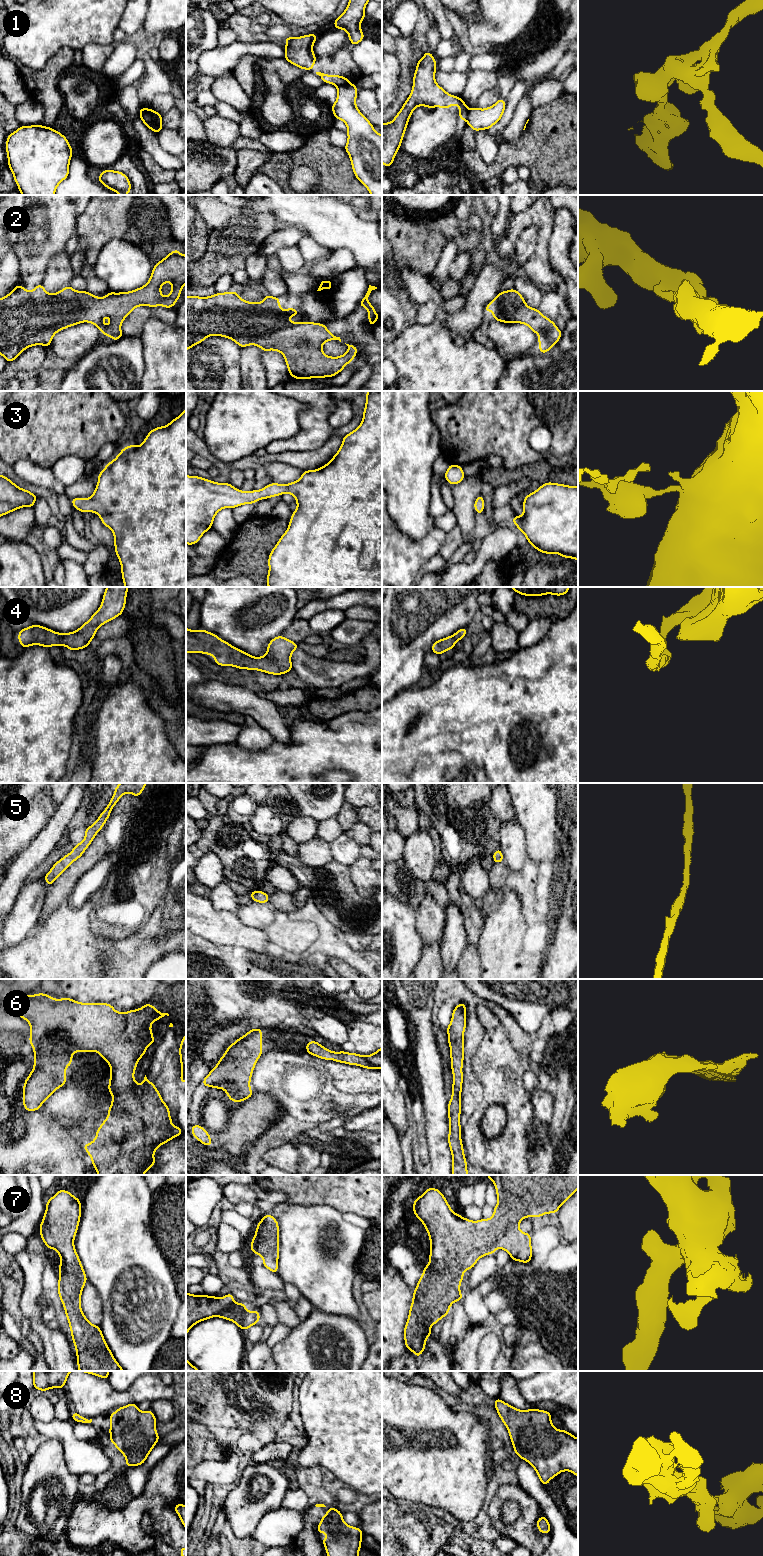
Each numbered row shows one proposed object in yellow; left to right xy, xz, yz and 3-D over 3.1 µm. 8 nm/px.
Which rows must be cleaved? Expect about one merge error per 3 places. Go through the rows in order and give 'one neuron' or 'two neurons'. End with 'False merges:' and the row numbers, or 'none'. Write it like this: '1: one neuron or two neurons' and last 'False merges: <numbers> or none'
1: two neurons
2: one neuron
3: one neuron
4: one neuron
5: one neuron
6: one neuron
7: one neuron
8: one neuron
False merges: 1

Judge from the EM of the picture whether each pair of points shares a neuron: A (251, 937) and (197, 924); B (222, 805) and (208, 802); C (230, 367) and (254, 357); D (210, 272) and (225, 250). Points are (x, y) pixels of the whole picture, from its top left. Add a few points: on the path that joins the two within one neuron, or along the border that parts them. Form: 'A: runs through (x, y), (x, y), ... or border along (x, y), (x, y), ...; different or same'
A: runs through (238, 934), (210, 924); same
B: runs through (219, 805), (211, 803); same
C: border along (240, 348), (240, 377), (242, 380); different
D: runs through (211, 267), (223, 255); same

